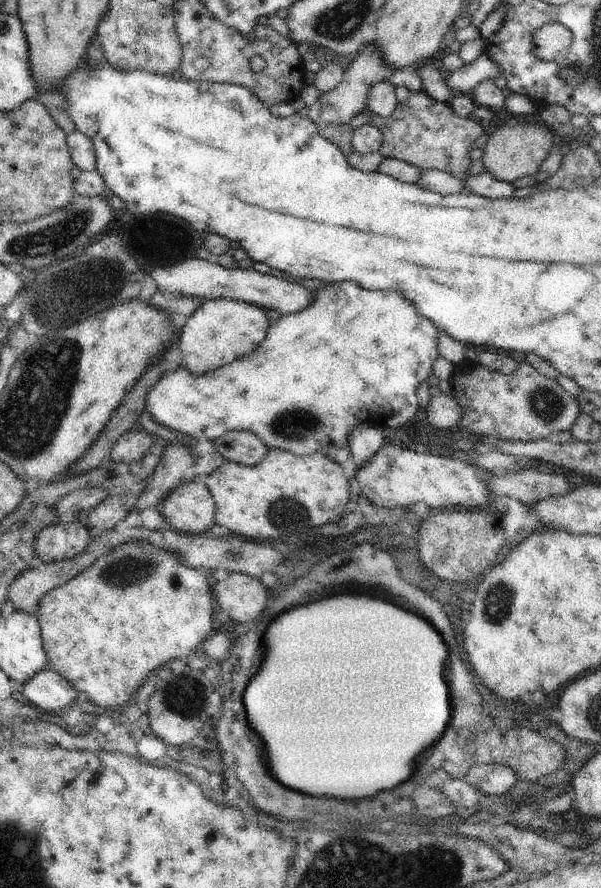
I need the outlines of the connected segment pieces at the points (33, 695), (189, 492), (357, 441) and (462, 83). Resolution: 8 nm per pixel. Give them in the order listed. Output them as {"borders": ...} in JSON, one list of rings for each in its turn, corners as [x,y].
{"borders":[[[[44,668],[31,680],[25,680],[19,689],[34,707],[48,712],[63,712],[67,705],[77,702],[77,690],[50,668]]],[[[185,479],[159,510],[163,520],[181,534],[210,535],[215,525],[215,500],[204,479]]],[[[361,422],[351,428],[349,445],[357,468],[370,460],[386,440],[384,429],[374,423]]],[[[486,55],[479,56],[474,62],[446,74],[445,83],[452,90],[464,91],[472,89],[483,80],[496,79],[503,76],[501,66]]]]}

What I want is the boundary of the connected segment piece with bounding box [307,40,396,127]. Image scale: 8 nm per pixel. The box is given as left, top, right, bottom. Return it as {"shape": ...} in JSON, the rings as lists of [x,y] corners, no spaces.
{"shape":[[[369,40],[354,58],[352,66],[345,72],[342,82],[330,92],[322,94],[319,100],[309,107],[307,116],[320,127],[327,124],[344,125],[349,123],[357,114],[366,112],[370,89],[380,81],[390,78],[394,72],[396,69],[385,63],[385,56],[381,48],[370,43]]]}

